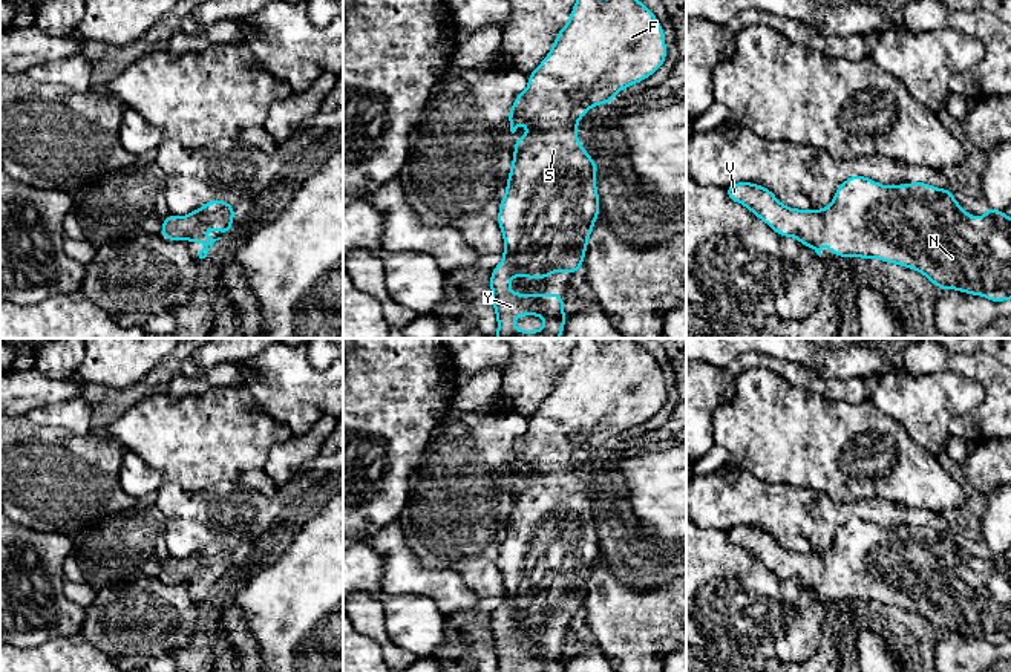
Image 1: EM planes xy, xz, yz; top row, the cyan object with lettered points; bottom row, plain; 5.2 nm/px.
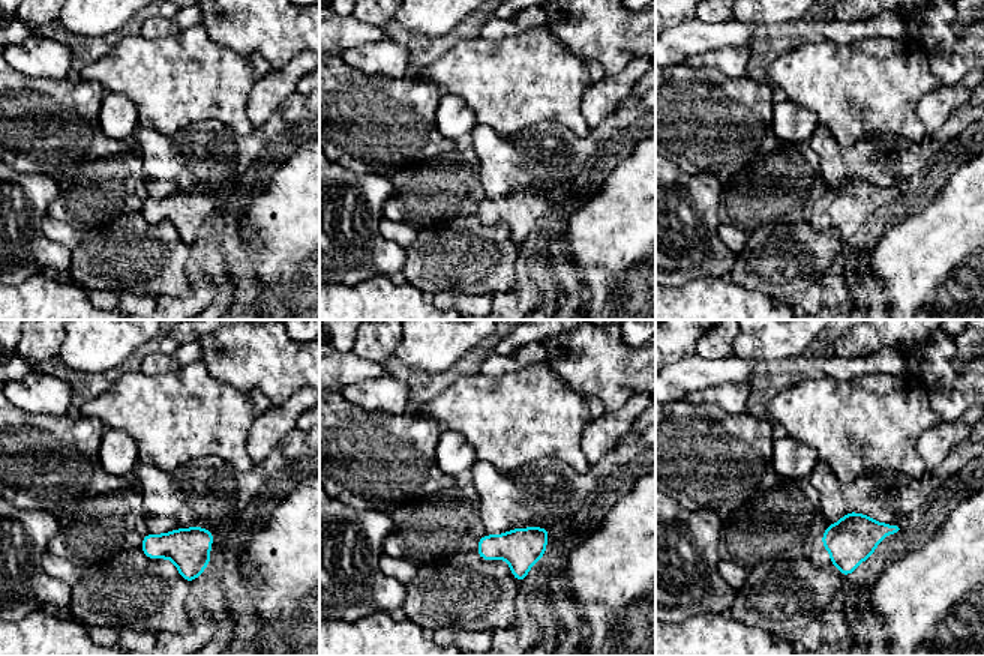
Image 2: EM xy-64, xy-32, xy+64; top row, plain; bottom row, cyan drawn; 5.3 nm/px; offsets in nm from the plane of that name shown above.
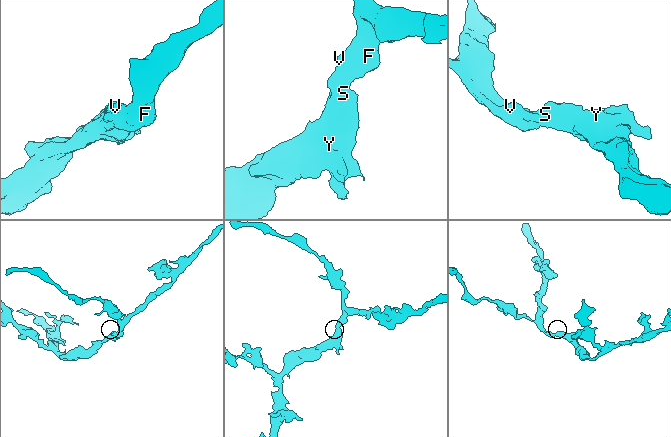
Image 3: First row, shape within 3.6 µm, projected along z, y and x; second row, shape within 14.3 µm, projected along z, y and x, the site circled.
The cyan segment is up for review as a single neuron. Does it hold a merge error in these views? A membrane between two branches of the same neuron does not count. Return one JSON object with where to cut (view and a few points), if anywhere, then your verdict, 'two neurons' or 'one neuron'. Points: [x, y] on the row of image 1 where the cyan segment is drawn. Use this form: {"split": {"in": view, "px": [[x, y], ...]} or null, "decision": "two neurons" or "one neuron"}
{"split": null, "decision": "one neuron"}

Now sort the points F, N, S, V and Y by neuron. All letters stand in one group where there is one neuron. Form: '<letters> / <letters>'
F N S V Y

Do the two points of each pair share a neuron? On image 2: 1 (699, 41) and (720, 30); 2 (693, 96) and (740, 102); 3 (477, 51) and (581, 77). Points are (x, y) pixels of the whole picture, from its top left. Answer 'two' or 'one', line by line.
1: one
2: one
3: one

